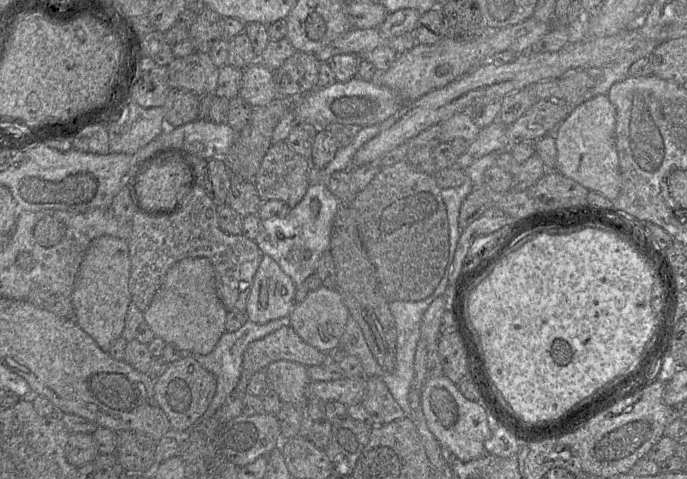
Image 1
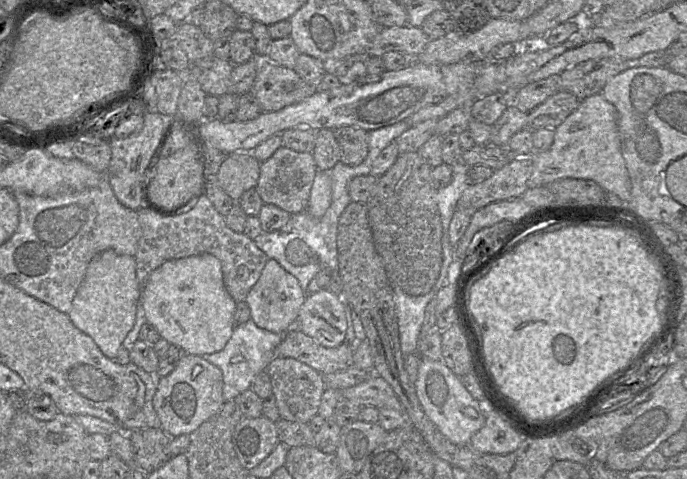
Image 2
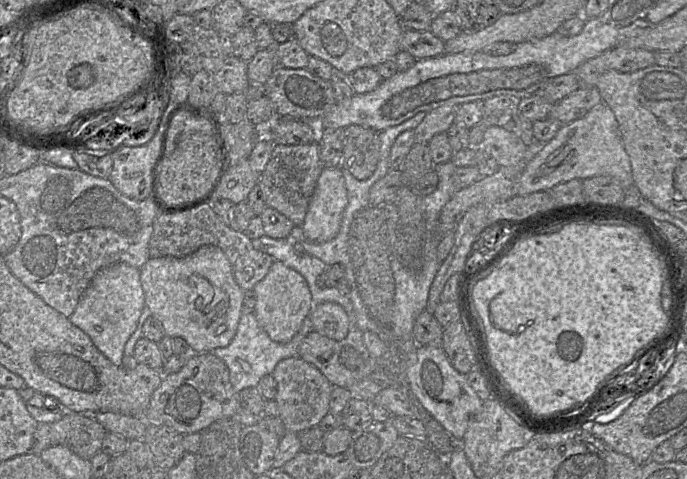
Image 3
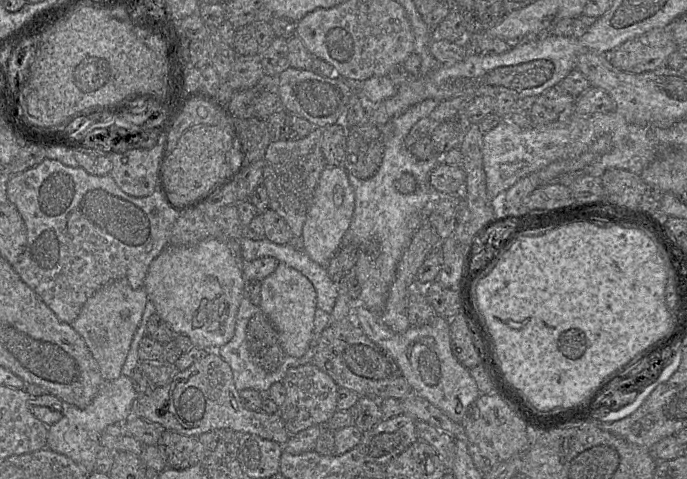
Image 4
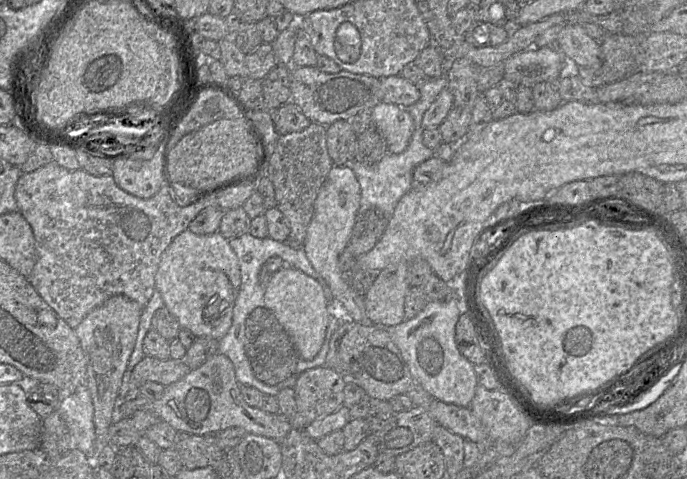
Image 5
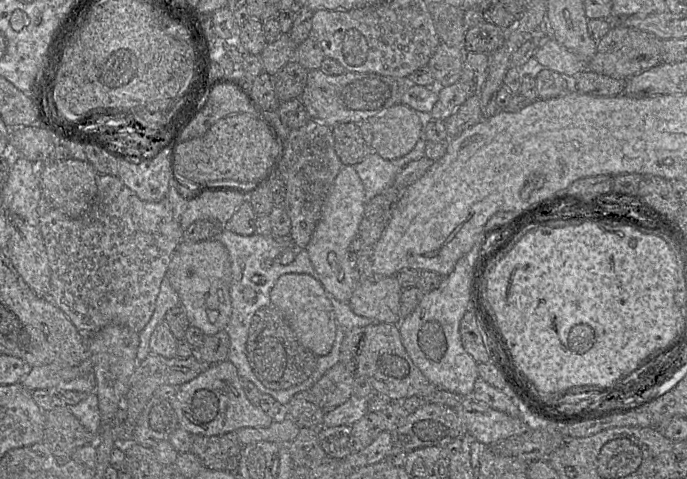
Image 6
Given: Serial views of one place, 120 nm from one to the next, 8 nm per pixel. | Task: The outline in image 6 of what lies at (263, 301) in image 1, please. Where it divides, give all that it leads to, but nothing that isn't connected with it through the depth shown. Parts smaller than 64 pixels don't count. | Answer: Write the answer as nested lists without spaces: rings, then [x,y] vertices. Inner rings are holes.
[[[284,274],[273,286],[270,300],[271,305],[284,315],[303,346],[318,357],[331,351],[338,324],[327,292],[317,278],[309,274]]]

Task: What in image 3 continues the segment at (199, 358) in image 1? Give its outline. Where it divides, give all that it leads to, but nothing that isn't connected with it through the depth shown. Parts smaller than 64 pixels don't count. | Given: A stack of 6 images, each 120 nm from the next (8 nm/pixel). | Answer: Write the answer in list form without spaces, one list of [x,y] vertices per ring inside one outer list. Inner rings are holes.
[[[254,313],[242,314],[231,343],[224,348],[216,348],[209,352],[226,364],[229,369],[230,383],[234,391],[239,393],[243,389],[256,387],[262,377],[272,374],[281,360],[297,356],[302,340],[312,331],[314,327],[308,316],[292,340],[286,344],[280,344],[270,339],[259,325]]]

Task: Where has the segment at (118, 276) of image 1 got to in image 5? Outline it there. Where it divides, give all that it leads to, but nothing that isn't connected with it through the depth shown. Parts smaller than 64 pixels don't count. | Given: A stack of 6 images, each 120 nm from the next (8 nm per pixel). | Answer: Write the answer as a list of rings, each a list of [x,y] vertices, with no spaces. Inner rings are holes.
[[[115,295],[90,311],[75,328],[86,357],[86,387],[90,391],[94,406],[96,431],[94,460],[109,445],[108,430],[113,423],[115,403],[119,397],[123,375],[135,346],[142,311],[143,307],[138,302],[124,295]]]

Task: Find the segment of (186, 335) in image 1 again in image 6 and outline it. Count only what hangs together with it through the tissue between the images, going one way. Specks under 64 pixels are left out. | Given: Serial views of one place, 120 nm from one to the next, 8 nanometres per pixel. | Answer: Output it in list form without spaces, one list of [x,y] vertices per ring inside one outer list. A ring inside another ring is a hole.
[[[207,239],[195,243],[181,242],[174,252],[166,273],[171,286],[185,309],[190,326],[200,329],[205,336],[216,334],[226,328],[231,318],[230,286],[231,263],[226,247],[218,240]]]

